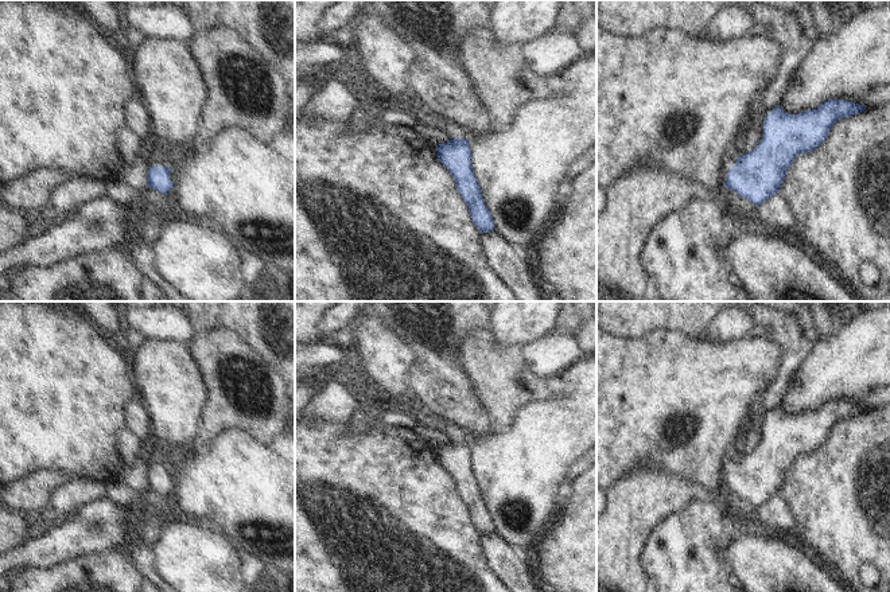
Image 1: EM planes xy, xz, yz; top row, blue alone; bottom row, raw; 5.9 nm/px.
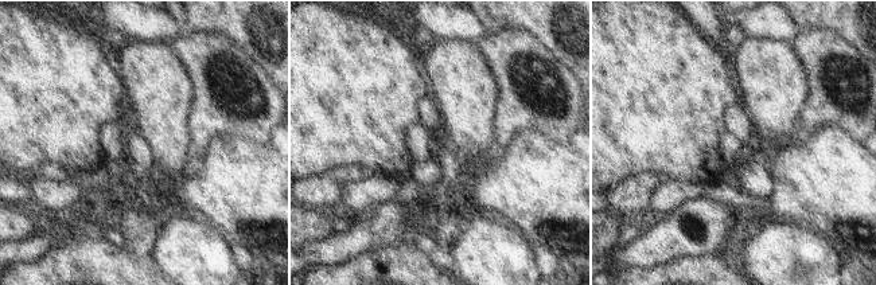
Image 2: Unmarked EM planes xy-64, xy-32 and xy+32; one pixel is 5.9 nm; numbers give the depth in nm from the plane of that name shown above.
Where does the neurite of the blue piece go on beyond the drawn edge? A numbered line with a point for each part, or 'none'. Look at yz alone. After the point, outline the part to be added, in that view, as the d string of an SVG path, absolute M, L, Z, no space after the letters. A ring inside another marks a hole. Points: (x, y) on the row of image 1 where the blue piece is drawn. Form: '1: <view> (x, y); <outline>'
1: yz (730, 159); M727 153L724 156L724 161L723 161L723 172L728 174L728 170L737 164L737 160L738 160L738 157L735 153Z

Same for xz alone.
1: xz (453, 131); M447 120L444 133L450 140L462 139L470 140L471 137L454 121Z

